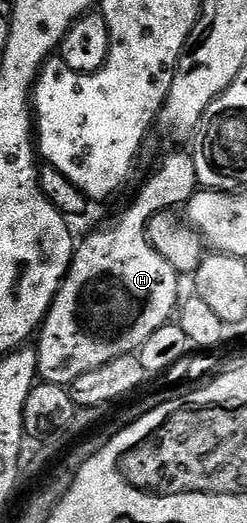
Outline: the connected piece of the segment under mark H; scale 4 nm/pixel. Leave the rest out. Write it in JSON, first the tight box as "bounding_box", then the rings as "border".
{"bounding_box":[34,153,200,387],"border":[[[191,153],[168,154],[160,162],[160,167],[148,178],[148,183],[136,194],[132,207],[117,222],[96,230],[84,243],[75,247],[68,274],[60,284],[56,299],[48,309],[44,325],[38,331],[40,343],[34,346],[36,352],[36,372],[41,382],[71,387],[78,376],[118,360],[118,356],[136,354],[158,332],[158,328],[173,321],[181,301],[181,275],[155,250],[148,238],[148,222],[155,214],[171,211],[174,206],[183,207],[196,195],[200,186],[196,162]]]}

